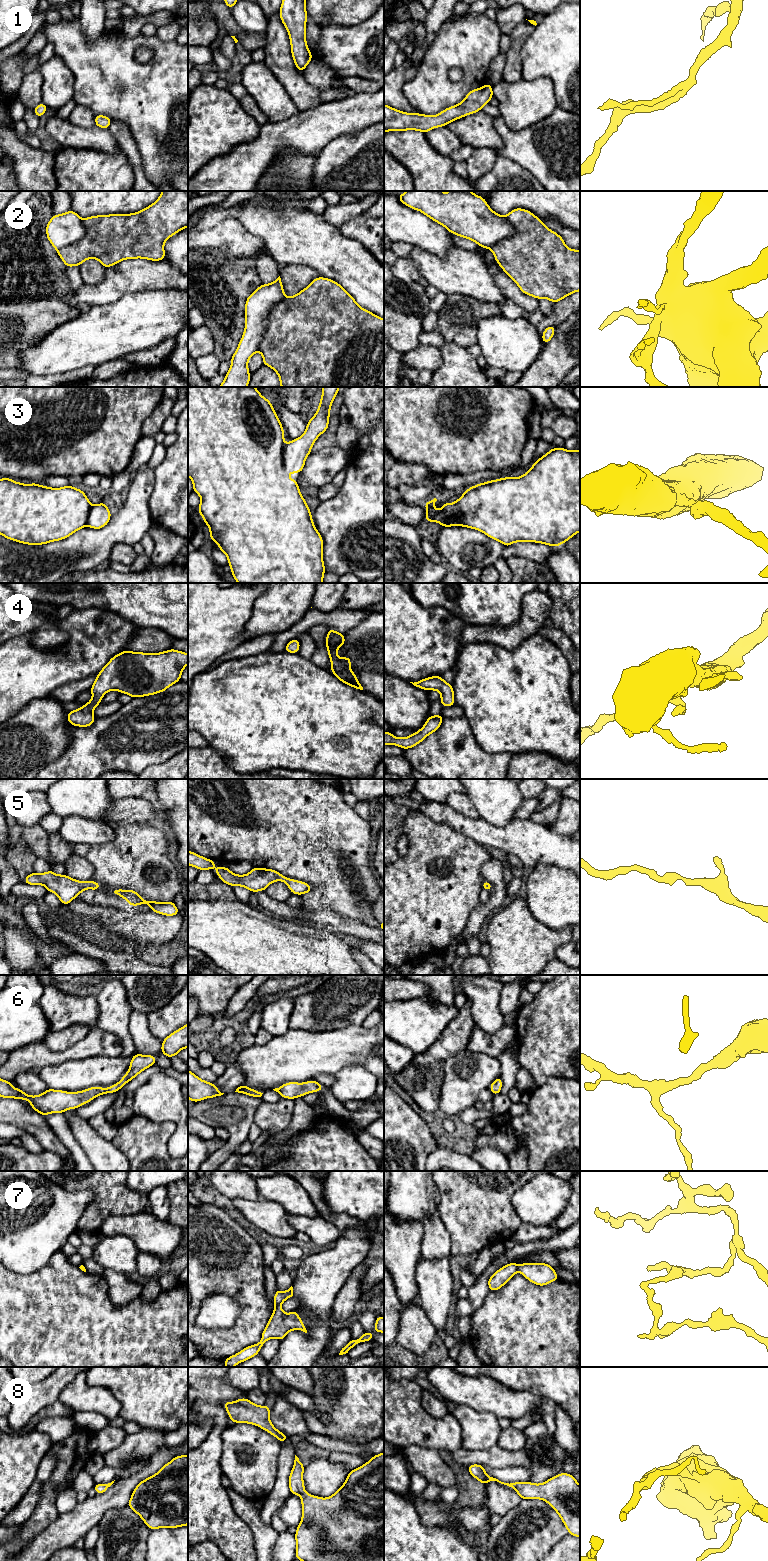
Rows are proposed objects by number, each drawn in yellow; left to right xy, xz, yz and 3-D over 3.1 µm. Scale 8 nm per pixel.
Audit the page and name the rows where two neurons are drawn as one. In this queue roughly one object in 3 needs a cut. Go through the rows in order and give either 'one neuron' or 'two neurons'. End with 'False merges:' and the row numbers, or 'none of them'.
1: one neuron
2: one neuron
3: one neuron
4: one neuron
5: one neuron
6: one neuron
7: two neurons
8: one neuron
False merges: 7

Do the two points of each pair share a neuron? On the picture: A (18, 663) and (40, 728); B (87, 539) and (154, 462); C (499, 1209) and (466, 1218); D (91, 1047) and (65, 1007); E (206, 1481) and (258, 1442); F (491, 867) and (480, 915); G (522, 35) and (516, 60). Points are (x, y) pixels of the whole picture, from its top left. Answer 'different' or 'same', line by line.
A: different
B: different
C: same
D: different
E: different
F: same
G: same

